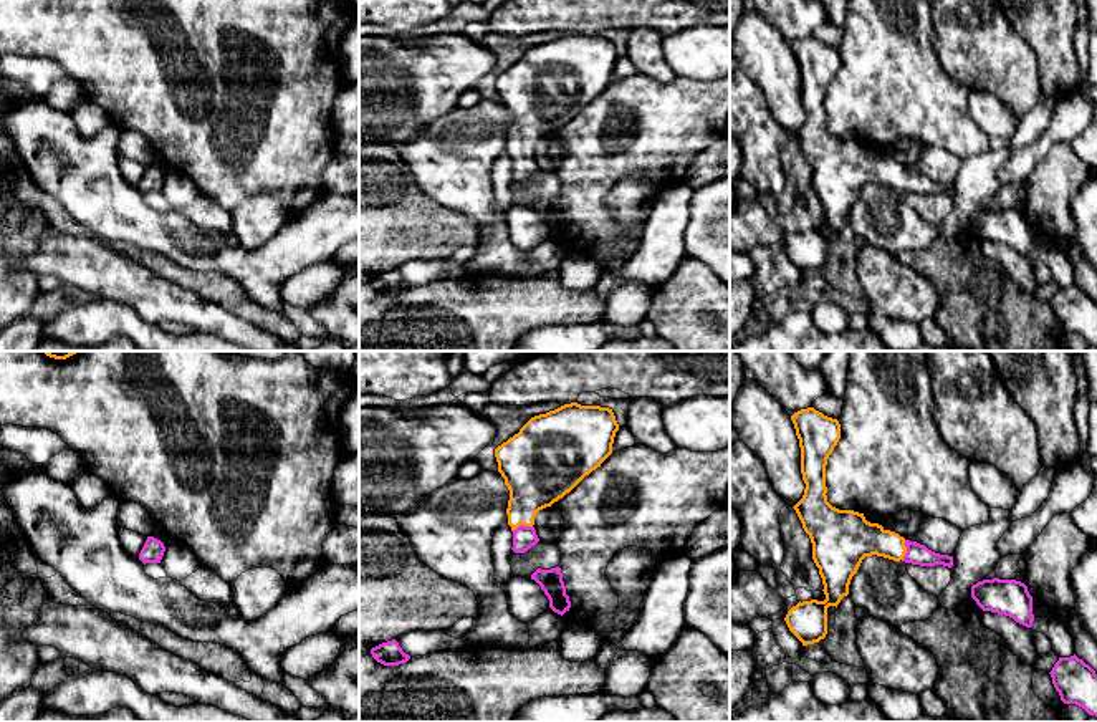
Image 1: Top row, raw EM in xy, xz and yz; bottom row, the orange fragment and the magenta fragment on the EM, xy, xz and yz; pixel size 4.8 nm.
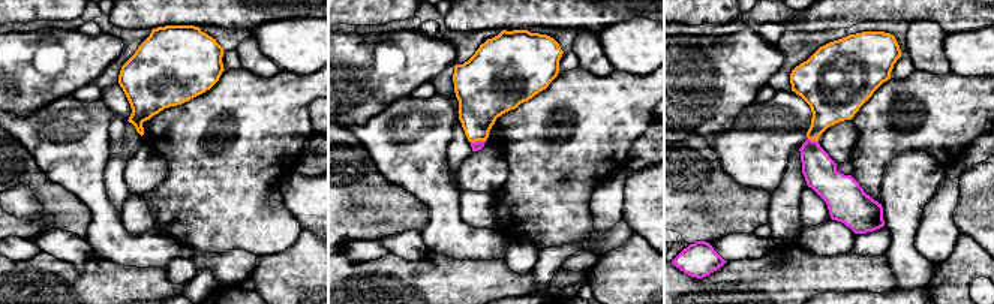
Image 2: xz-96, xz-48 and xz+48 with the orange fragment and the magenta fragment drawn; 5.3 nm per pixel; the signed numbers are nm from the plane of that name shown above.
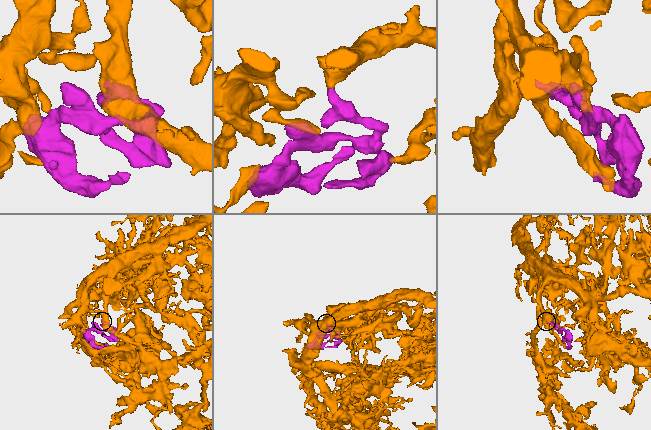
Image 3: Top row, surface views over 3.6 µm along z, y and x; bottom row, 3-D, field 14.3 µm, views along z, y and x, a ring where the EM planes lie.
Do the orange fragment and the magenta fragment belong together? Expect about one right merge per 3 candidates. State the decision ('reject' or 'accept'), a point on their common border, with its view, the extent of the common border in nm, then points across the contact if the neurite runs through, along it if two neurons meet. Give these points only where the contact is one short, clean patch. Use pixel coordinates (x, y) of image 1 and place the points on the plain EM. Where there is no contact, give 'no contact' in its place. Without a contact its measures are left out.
accept | xz (522, 153) | 110 nm | across xz (536, 105), (522, 136), (522, 153), (523, 166)

